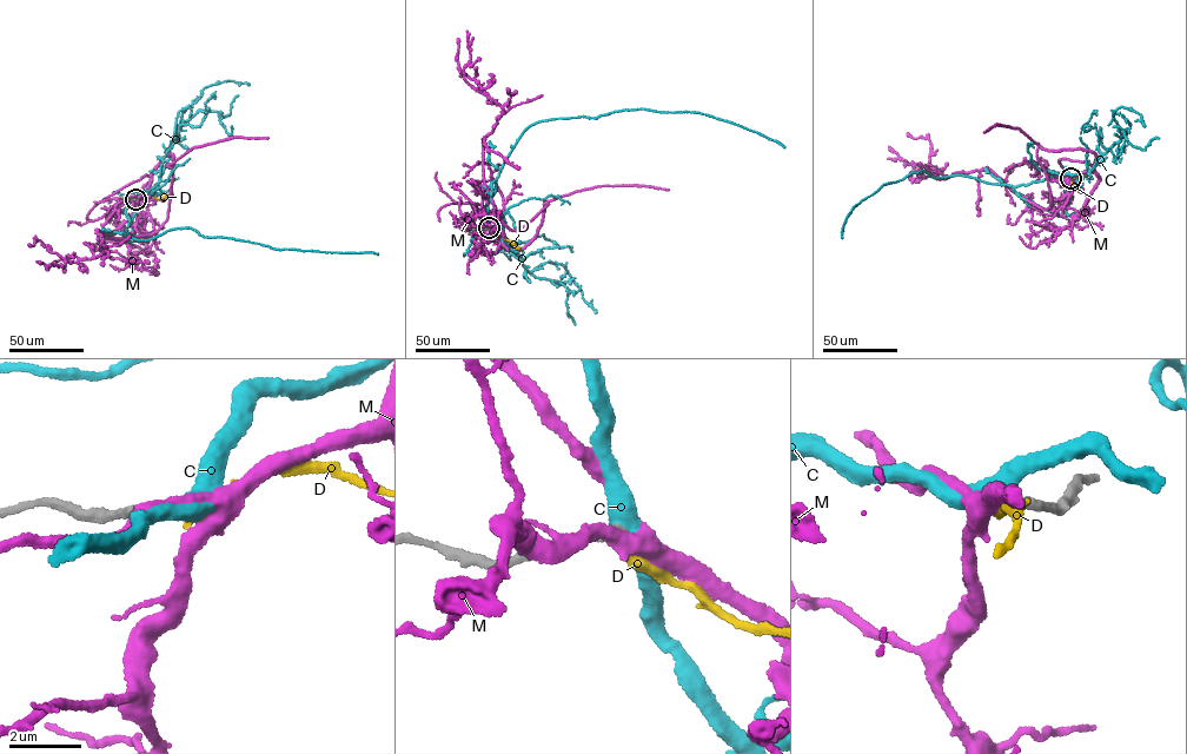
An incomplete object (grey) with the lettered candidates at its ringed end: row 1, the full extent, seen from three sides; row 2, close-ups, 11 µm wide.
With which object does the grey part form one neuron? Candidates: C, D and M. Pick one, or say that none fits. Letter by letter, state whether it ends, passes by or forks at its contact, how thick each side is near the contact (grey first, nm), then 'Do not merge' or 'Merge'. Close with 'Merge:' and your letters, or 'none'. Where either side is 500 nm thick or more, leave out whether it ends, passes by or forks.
C: Thickness 240 nm (grey) against 550 nm. Do not merge
D: It ends there. Thickness 280 nm (grey) against 240 nm. Do not merge
M: It forks there. Thickness 240 nm (grey) against 420 nm. Do not merge
Merge: none

